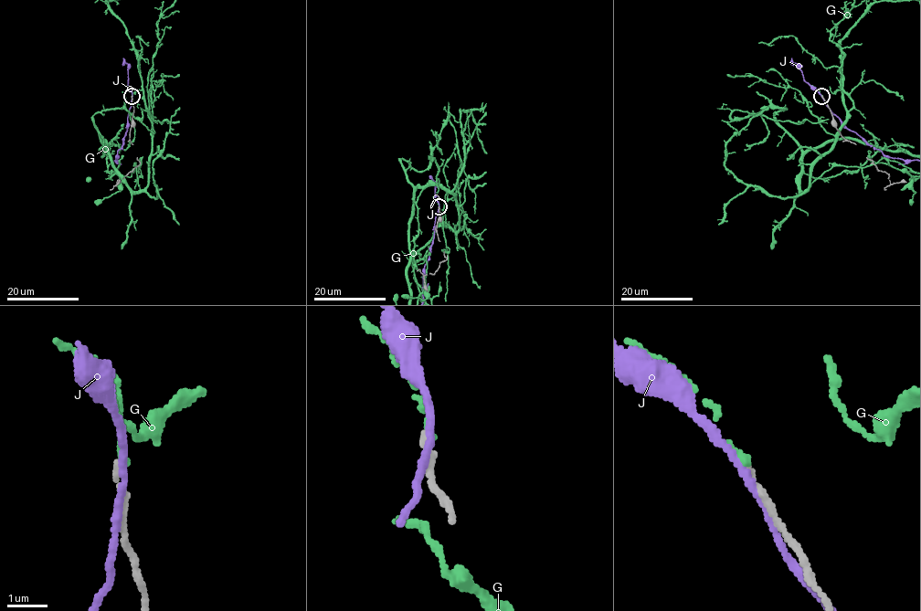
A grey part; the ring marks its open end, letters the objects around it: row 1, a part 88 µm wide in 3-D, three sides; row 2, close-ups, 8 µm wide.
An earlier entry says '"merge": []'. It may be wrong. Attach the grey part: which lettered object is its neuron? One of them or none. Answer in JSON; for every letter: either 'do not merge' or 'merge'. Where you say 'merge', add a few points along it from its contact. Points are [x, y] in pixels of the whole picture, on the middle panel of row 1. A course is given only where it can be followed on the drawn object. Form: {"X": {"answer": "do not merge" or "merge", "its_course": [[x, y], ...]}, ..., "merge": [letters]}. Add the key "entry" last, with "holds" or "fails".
{"G": {"answer": "do not merge"}, "J": {"answer": "do not merge"}, "merge": [], "entry": "holds"}

